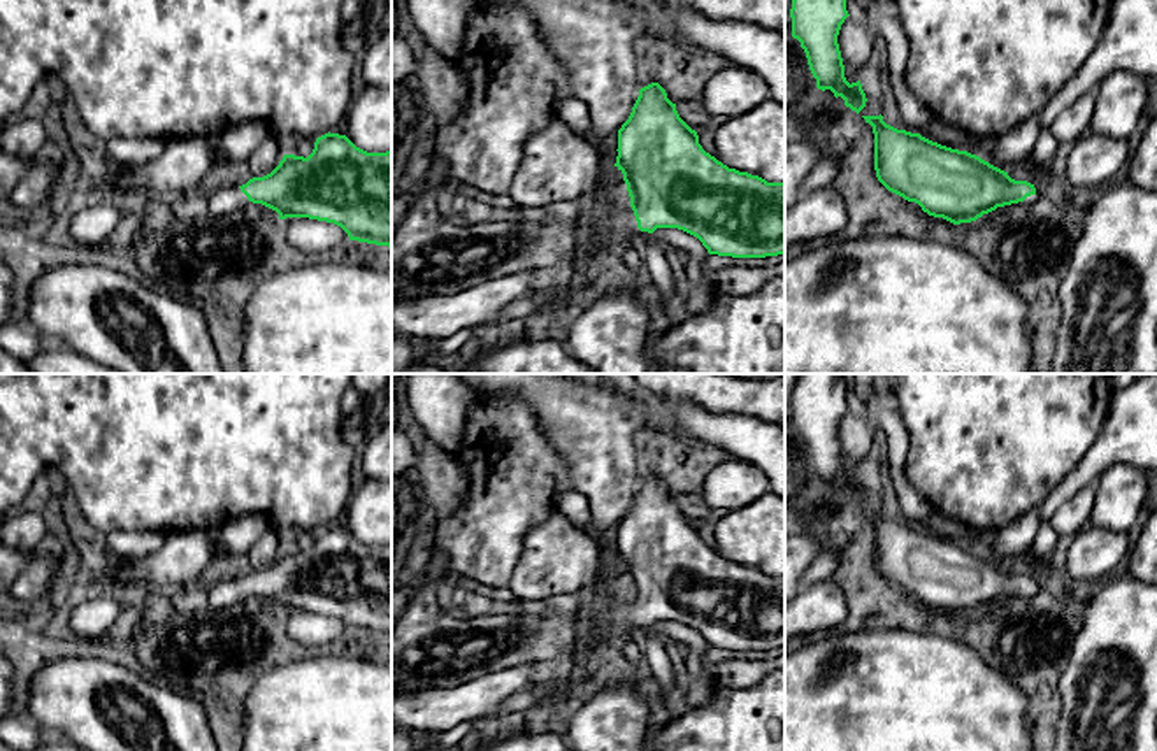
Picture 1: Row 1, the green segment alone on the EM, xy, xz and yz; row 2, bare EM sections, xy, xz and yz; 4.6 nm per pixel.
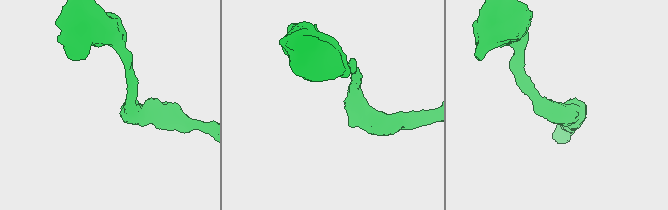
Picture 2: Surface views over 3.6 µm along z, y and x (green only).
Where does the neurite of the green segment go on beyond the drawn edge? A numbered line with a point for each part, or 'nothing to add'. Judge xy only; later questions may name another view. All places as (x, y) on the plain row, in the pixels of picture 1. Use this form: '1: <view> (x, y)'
1: xy (222, 593)

